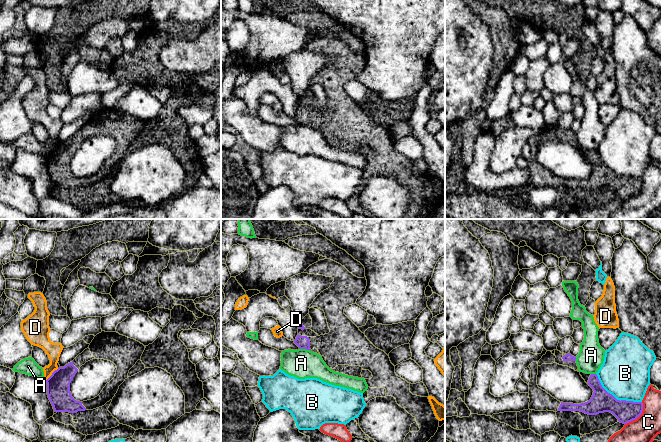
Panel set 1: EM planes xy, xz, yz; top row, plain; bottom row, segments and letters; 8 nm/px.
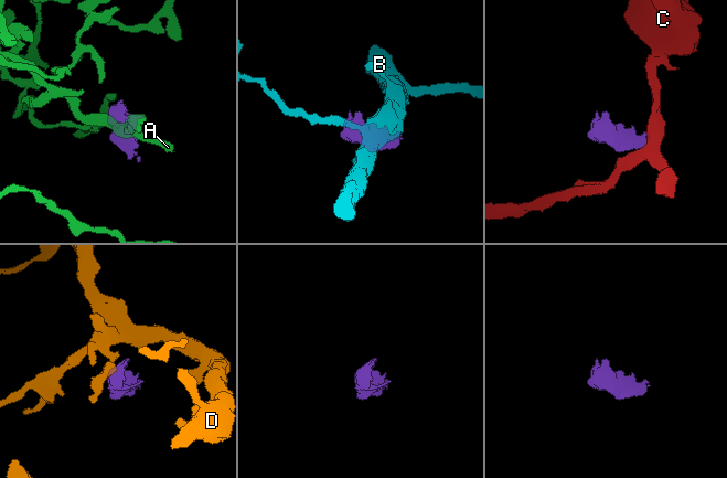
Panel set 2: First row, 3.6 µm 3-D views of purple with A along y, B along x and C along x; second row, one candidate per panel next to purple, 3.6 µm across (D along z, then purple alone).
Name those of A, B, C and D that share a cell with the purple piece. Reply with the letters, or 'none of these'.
none of these

